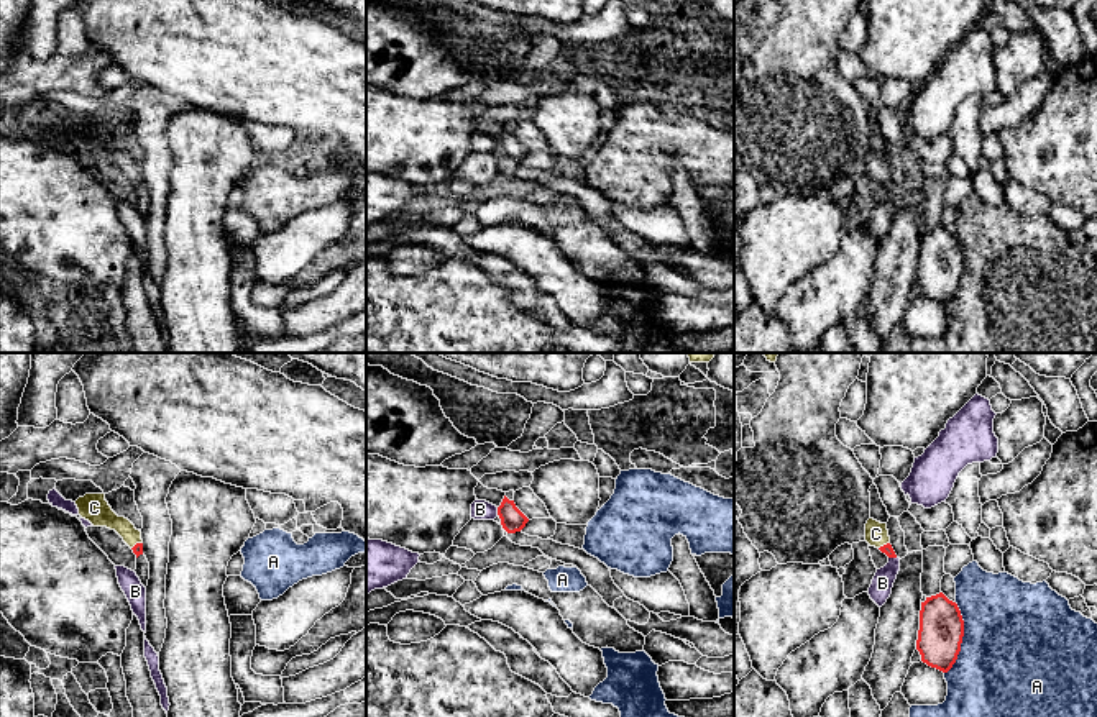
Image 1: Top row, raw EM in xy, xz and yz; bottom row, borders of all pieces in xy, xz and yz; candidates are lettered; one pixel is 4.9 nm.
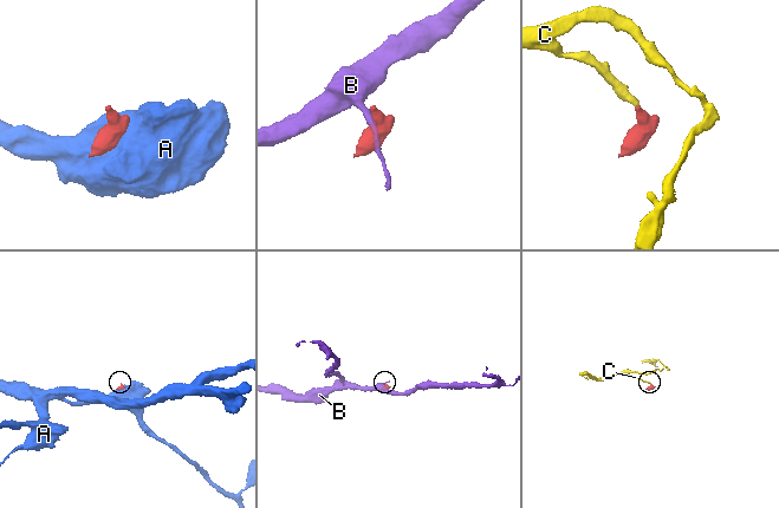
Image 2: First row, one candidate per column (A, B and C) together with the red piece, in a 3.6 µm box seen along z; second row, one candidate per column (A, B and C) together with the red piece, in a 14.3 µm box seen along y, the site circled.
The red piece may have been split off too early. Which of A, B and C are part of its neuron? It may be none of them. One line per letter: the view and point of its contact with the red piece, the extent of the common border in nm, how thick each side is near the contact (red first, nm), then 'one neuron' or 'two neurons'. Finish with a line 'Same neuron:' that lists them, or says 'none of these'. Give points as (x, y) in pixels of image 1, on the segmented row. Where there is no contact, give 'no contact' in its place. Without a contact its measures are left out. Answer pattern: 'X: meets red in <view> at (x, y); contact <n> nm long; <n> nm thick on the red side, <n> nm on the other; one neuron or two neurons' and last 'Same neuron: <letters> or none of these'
A: meets red in yz at (961, 639); contact 360 nm long; 220 nm thick on the red side, 480 nm on the other; two neurons
B: meets red in xz at (498, 511); contact 40 nm long; 120 nm thick on the red side, 100 nm on the other; two neurons
C: meets red in xy at (137, 543); contact 70 nm long; 50 nm thick on the red side, 130 nm on the other; one neuron
Same neuron: C

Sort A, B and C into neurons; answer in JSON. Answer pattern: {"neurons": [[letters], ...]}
{"neurons": [["A"], ["B"], ["C"]]}

